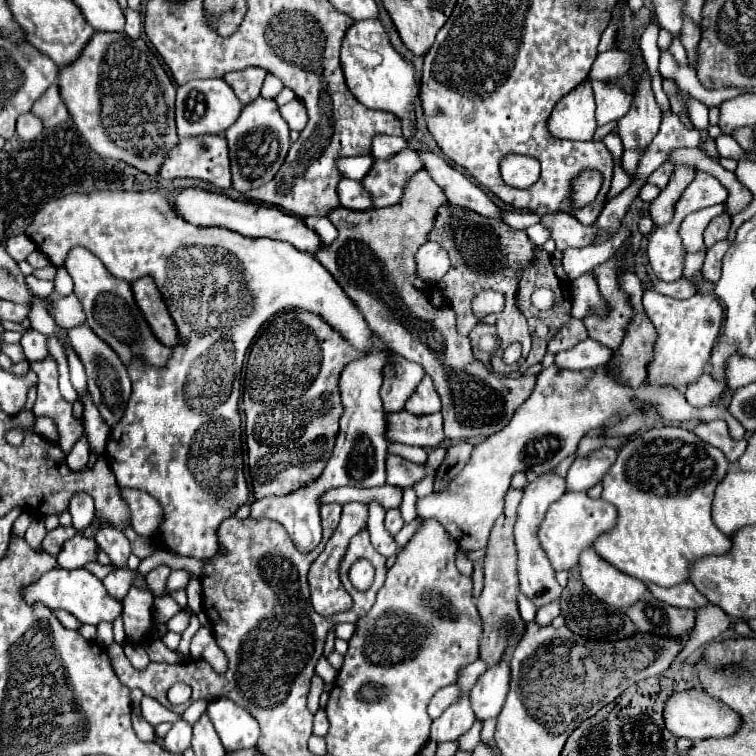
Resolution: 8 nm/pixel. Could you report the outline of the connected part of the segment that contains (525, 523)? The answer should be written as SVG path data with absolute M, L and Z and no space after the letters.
M548 470L540 474L534 482L528 482L524 488L524 498L518 506L518 520L514 526L514 536L516 536L516 548L518 548L518 576L520 576L520 590L526 594L536 608L542 608L554 600L560 598L562 586L554 578L554 570L546 558L546 552L540 548L540 542L536 540L536 528L540 520L544 518L544 512L548 510L548 504L558 500L566 492L564 478L560 478L554 470Z

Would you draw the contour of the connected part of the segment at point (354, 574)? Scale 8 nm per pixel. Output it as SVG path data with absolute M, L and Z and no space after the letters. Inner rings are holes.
M352 566L349 570L349 579L359 591L367 590L372 584L374 569L372 566Z

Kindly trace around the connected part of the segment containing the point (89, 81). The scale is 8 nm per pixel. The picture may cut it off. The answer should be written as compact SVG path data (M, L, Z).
M94 32L80 56L58 70L58 86L74 124L94 152L106 158L122 160L146 174L158 174L160 160L164 160L168 148L172 148L178 140L174 124L176 88L142 38L124 38L122 32Z

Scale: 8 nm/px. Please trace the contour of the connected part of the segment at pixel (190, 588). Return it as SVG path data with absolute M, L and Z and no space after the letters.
M190 575L190 580L186 587L186 593L188 599L187 605L190 607L190 609L195 614L201 612L203 609L203 598L201 594L202 590L200 580Z

